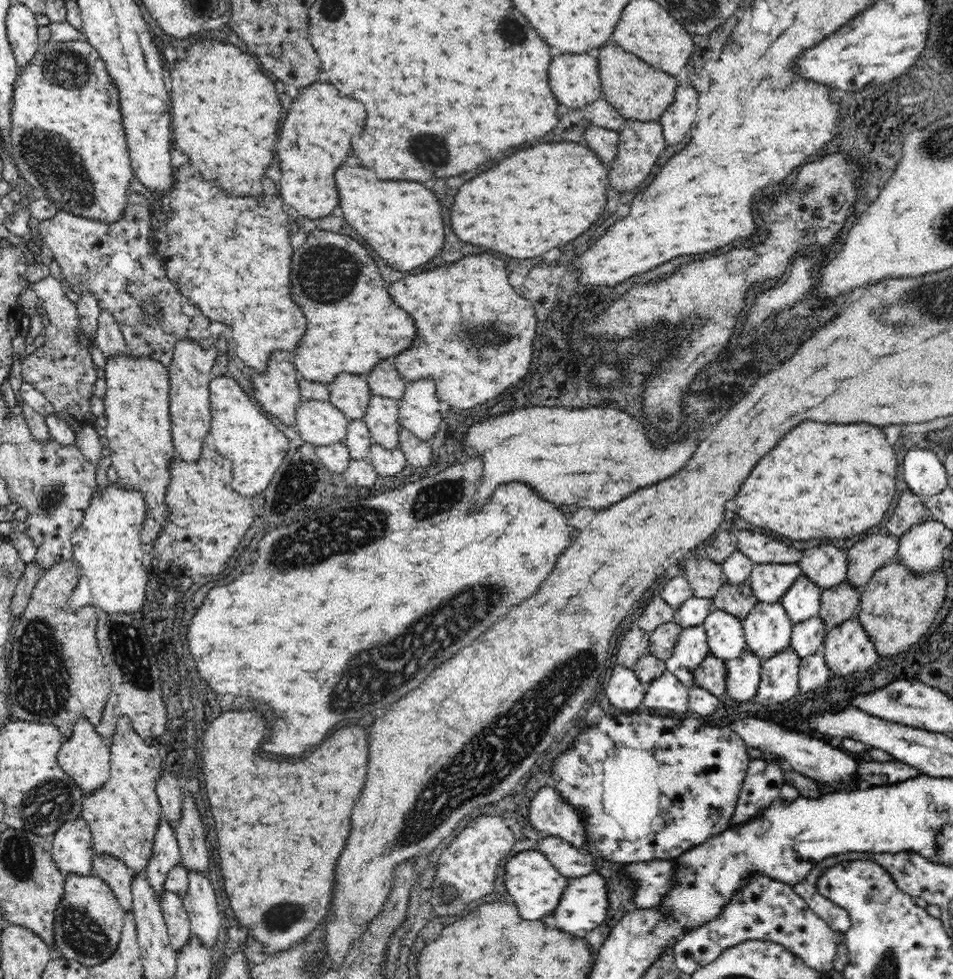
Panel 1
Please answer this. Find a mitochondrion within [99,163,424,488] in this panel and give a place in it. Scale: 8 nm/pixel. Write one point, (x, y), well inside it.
(328, 273)

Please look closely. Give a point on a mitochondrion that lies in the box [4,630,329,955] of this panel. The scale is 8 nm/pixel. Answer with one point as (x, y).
(47, 803)

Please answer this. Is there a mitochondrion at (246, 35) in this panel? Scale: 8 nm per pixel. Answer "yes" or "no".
no

